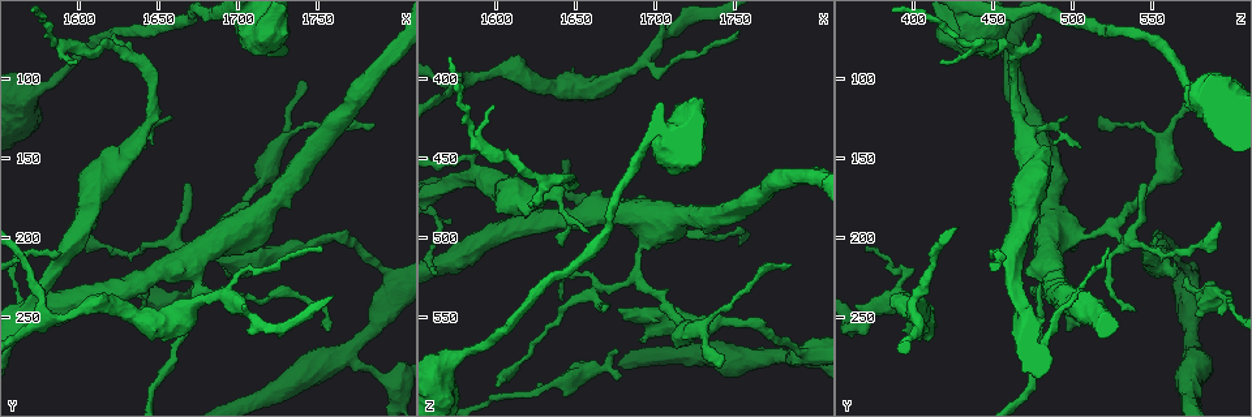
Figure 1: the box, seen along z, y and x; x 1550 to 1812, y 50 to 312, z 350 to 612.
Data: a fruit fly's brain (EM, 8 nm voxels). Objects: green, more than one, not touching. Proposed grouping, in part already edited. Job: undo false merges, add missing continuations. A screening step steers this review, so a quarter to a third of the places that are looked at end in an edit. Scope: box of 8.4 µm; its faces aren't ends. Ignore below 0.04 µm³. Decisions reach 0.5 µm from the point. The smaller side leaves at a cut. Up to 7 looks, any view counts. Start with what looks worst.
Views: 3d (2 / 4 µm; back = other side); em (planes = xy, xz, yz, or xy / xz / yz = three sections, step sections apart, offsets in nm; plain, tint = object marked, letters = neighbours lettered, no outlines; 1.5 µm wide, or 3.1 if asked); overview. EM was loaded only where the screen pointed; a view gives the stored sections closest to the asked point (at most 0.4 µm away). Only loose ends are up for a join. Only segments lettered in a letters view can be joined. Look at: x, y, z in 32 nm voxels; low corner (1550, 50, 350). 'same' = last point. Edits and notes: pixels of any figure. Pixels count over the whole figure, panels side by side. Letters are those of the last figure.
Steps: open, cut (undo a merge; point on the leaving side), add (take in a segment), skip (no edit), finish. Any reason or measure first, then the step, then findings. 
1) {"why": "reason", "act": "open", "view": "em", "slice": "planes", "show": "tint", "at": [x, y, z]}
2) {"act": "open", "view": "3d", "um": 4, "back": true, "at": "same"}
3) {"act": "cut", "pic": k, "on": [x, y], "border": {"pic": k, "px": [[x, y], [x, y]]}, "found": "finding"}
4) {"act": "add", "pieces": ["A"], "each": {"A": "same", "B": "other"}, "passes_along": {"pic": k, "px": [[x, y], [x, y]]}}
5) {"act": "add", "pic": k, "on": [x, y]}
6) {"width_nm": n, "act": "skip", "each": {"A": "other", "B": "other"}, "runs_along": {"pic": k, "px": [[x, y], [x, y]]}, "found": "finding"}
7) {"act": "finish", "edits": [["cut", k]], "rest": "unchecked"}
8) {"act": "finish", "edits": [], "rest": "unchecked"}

{"why": "two arms in line, one across", "act": "open", "view": "em", "slice": "planes", "show": "plain", "at": [1590, 210, 462]}

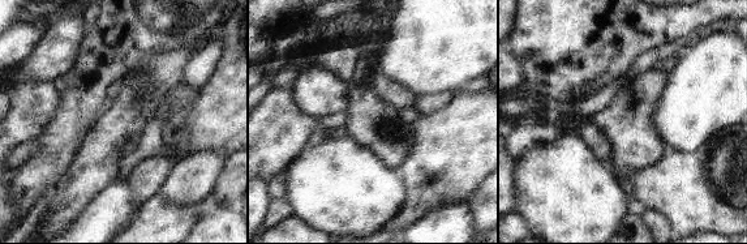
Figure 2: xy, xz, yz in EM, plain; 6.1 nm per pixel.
{"act": "open", "view": "em", "slice": "planes", "show": "letters", "at": "same"}

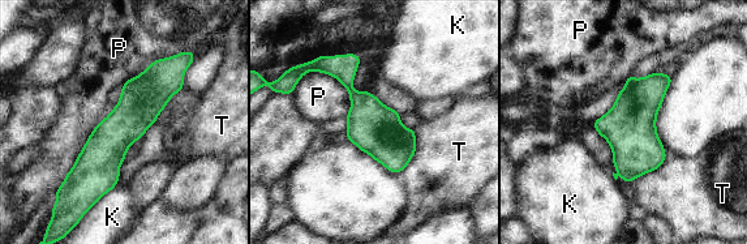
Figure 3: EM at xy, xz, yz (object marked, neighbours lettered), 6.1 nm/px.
{"act": "skip", "each": {"K": "other", "P": "other", "T": "other"}, "border": {"pic": 3, "px": [[307, 72], [339, 81], [346, 116]]}, "found": "continuous, no second cell"}

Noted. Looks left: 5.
{"why": "free end", "act": "open", "view": "em", "slice": "xy", "step": 8, "show": "letters", "at": [1624, 72, 478]}

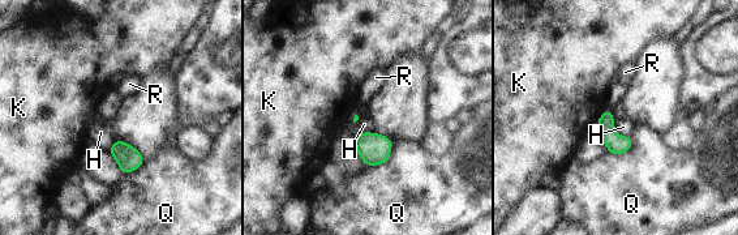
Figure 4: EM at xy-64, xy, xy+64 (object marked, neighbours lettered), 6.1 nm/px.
{"width_nm": 110, "longest_contact_nm": ["Q", 220], "act": "skip", "each": {"H": "other", "K": "other", "Q": "other", "R": "other"}, "found": "none of them fits"}

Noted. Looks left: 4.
{"why": "branch stops here", "act": "open", "view": "em", "slice": "planes", "show": "letters", "at": [1658, 124, 496]}

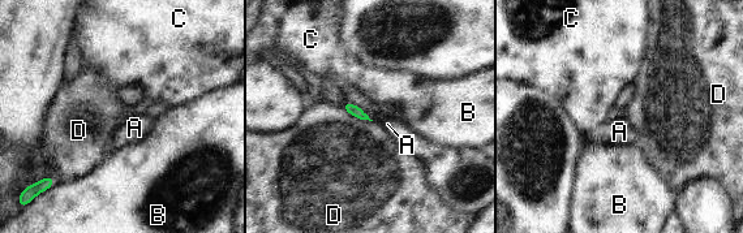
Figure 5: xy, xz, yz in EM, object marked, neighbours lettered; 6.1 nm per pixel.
{"longest_contact_nm": ["D", 220], "act": "skip", "each": {"A": "other", "B": "other", "C": "other", "D": "other"}, "border": {"pic": 5, "px": [[342, 107], [353, 116], [372, 121]]}, "found": "none of them fits"}

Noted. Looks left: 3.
{"act": "finish", "edits": [], "rest": "unchecked"}

